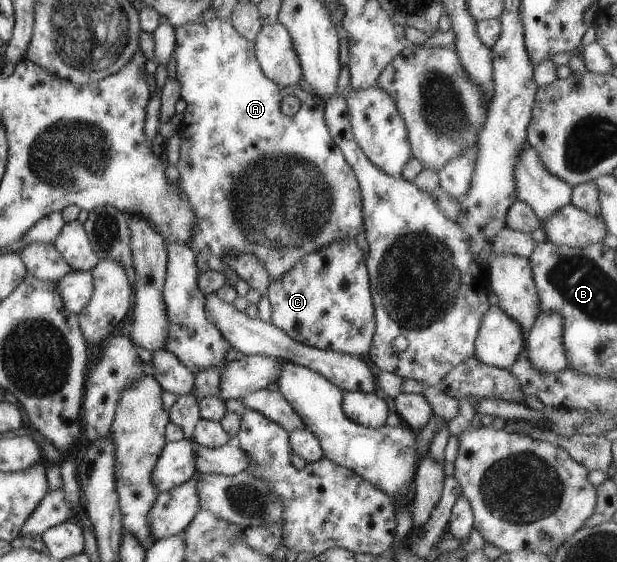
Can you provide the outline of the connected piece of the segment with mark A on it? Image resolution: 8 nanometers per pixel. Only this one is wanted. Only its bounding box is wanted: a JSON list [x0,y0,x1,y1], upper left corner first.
[173,18,363,280]

